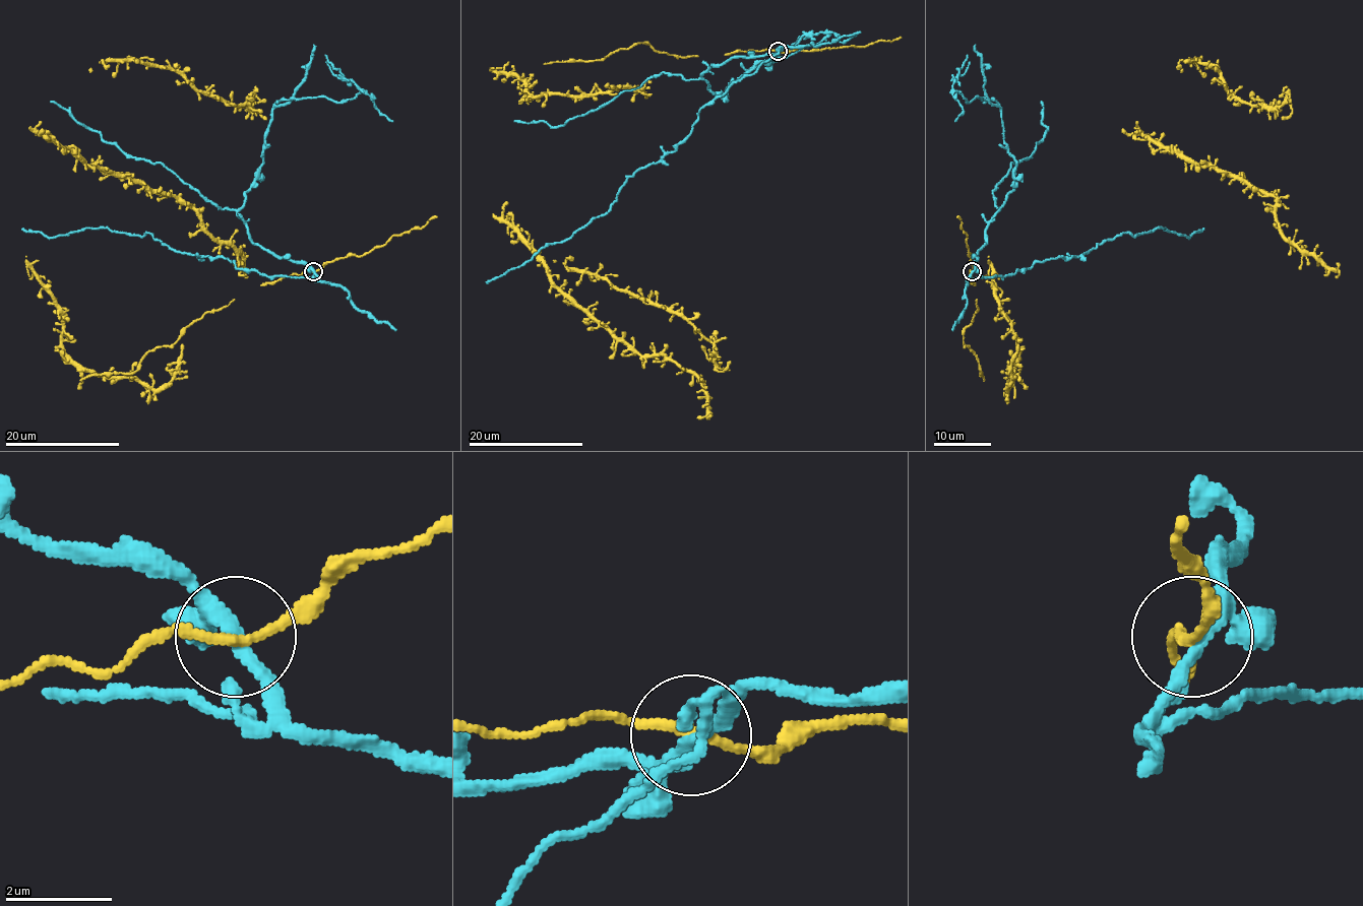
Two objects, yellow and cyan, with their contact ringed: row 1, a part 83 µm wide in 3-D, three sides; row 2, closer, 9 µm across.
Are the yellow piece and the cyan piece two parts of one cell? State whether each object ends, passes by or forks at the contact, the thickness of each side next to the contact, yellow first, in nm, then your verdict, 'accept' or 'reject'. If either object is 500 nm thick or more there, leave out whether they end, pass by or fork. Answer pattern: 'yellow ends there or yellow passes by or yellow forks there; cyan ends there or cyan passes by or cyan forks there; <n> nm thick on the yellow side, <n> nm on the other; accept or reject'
yellow passes by; cyan forks there; 170 nm thick on the yellow side, 240 nm on the other; reject

